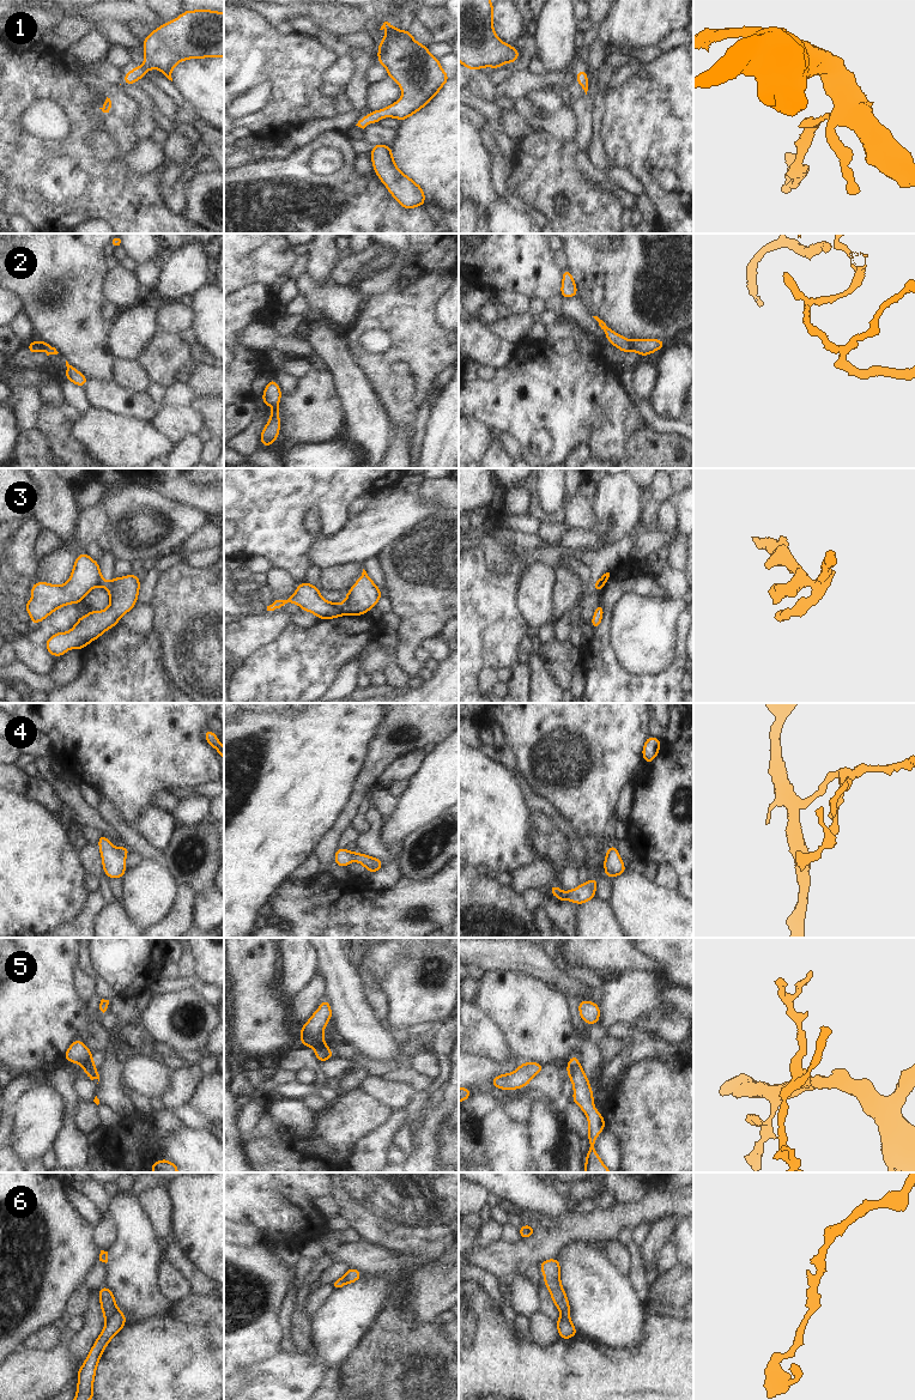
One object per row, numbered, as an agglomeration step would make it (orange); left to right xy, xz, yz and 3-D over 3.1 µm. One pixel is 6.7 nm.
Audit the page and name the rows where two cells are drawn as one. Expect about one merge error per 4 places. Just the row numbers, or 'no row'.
2, 3, 6

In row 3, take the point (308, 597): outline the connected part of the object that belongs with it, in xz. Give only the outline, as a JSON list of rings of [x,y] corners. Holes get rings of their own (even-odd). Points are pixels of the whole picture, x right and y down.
[[[301,582],[295,594],[286,600],[274,598],[273,602],[267,606],[267,611],[281,608],[290,602],[297,604],[302,611],[314,613],[319,619],[323,620],[338,618],[344,614],[341,604],[333,604],[323,599],[320,594],[320,588],[314,587],[309,582]]]

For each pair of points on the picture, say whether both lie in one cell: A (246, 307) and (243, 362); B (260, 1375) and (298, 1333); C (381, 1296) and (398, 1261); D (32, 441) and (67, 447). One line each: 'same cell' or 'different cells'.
A: same cell
B: different cells
C: different cells
D: different cells

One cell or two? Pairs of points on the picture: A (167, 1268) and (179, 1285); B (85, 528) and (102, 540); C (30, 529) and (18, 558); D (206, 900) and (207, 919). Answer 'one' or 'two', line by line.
A: one
B: two
C: one
D: one

